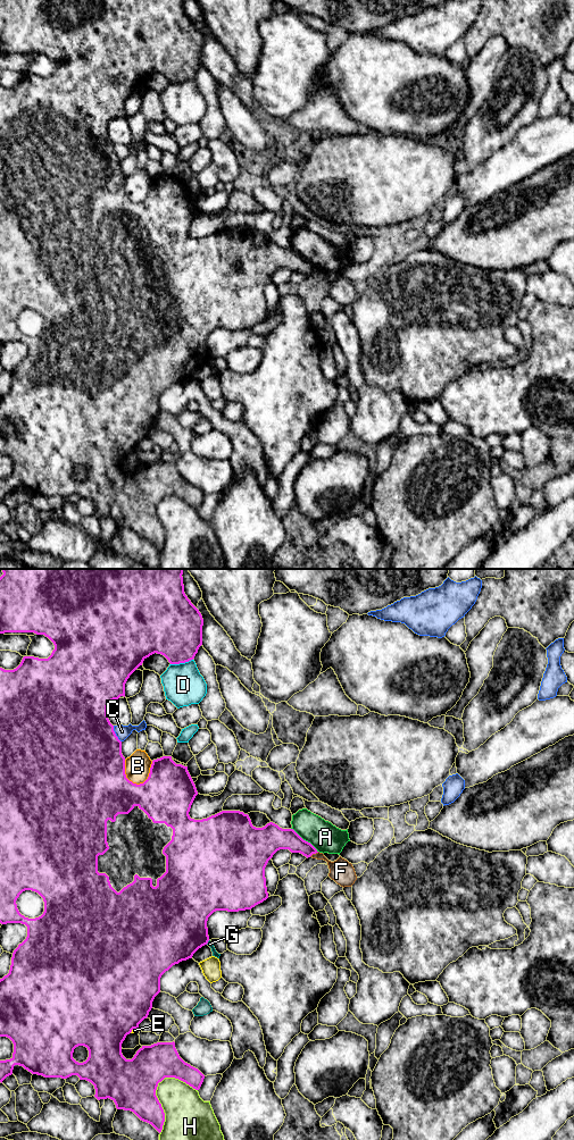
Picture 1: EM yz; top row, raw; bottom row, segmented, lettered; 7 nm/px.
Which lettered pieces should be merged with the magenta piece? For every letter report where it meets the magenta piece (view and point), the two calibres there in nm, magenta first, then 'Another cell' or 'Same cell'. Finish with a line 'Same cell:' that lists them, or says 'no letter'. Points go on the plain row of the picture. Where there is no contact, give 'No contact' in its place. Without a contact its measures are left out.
A: Touches magenta at yz (305, 259). Thickness 200 nm (magenta) against 200 nm. Another cell
B: Touches magenta at yz (146, 199). Thickness 380 nm (magenta) against 180 nm. Another cell
C: Touches magenta at yz (115, 152). Thickness 500 nm (magenta) against 100 nm. Another cell
D: Touches magenta at yz (181, 81). Thickness 400 nm (magenta) against 280 nm. Another cell
E: Touches magenta at yz (133, 446). Thickness 500 nm (magenta) against 30 nm. Another cell
F: Touches magenta at yz (314, 271). Thickness 140 nm (magenta) against 170 nm. Another cell
G: Touches magenta at yz (207, 361). Thickness 440 nm (magenta) against 40 nm. Another cell
H: Touches magenta at yz (158, 519). Thickness 360 nm (magenta) against 340 nm. Another cell
Same cell: no letter

